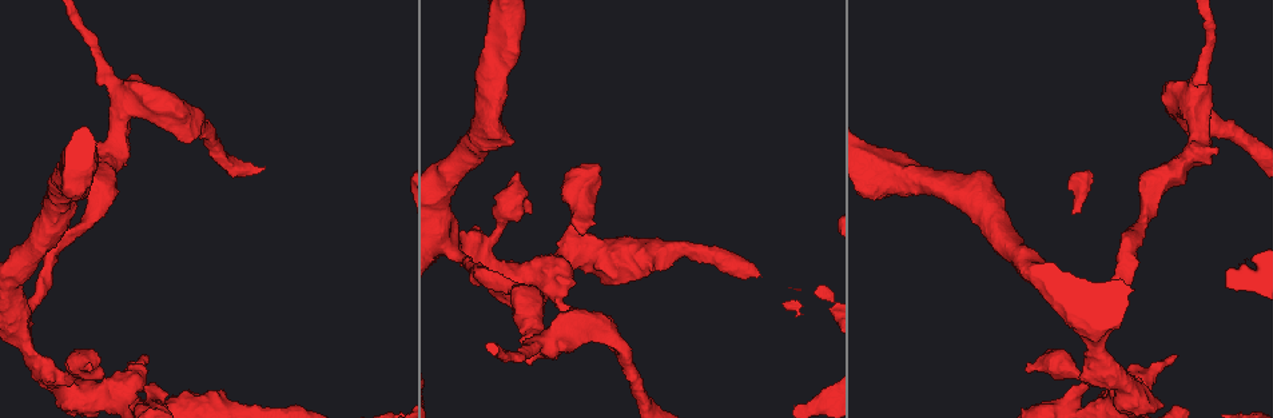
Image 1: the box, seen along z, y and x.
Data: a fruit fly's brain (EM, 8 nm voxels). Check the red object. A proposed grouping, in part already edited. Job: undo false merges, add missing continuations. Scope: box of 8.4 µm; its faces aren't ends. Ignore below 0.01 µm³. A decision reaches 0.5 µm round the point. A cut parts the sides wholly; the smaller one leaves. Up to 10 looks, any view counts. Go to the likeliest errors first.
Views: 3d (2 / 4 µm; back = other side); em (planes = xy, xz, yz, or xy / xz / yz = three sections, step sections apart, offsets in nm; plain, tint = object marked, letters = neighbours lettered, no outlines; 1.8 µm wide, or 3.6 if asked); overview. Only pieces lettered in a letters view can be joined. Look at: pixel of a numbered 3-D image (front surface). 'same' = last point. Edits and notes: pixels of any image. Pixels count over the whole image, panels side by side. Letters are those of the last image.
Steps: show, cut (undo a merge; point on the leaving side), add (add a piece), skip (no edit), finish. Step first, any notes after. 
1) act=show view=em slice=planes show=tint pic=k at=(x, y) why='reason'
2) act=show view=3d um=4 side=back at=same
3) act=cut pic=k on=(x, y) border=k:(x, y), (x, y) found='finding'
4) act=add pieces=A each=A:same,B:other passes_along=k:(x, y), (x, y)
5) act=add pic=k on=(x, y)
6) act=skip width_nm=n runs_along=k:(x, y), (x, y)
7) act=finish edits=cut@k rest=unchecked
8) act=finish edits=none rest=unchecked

act=show view=3d um=2 pic=1 at=(145, 357) why='free end'

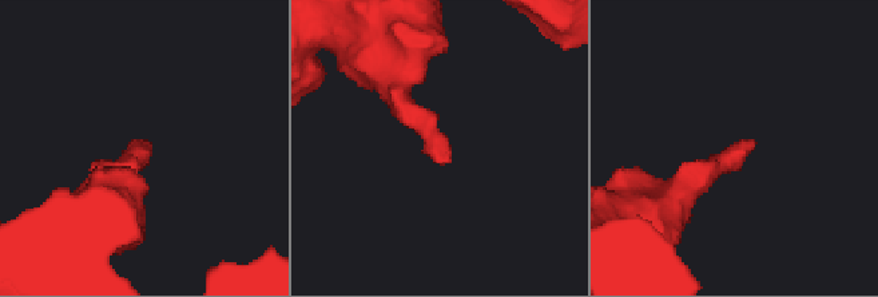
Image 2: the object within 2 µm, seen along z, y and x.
act=show view=em slice=xy step=8 show=tint pic=2 at=(442, 163) why='need the tissue'

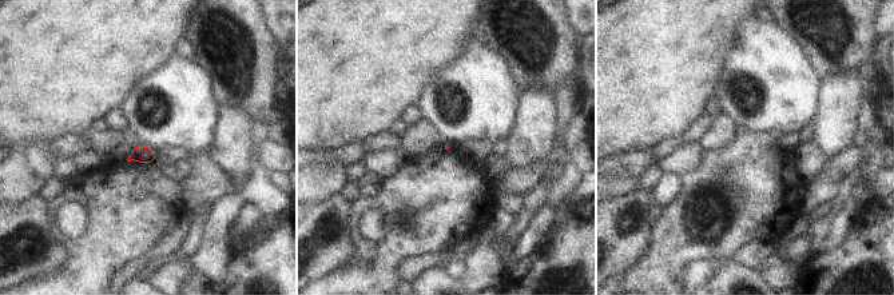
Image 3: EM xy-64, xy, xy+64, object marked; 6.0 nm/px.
act=show view=em slice=planes show=letters at=same

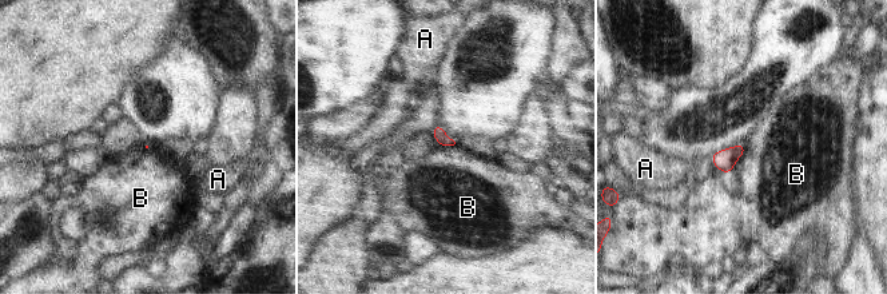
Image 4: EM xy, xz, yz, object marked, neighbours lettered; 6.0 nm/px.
act=skip each=A:other,B:other border=4:(746, 144), (746, 151), (728, 175) found='none of them fits'

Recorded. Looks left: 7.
act=show view=em slice=xy step=8 show=tint pic=1 at=(1084, 385) why='an open end'

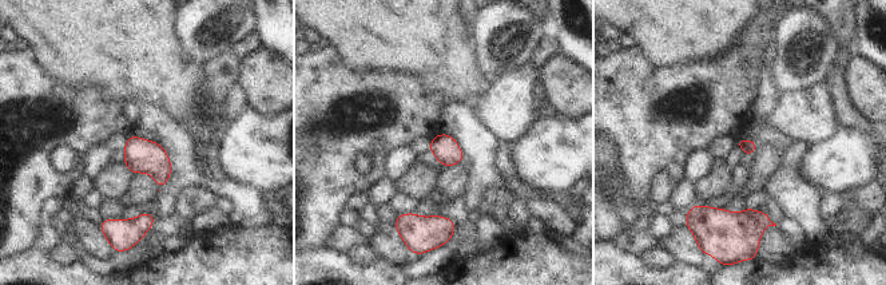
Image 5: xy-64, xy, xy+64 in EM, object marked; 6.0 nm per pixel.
act=show view=em slice=planes show=letters at=same

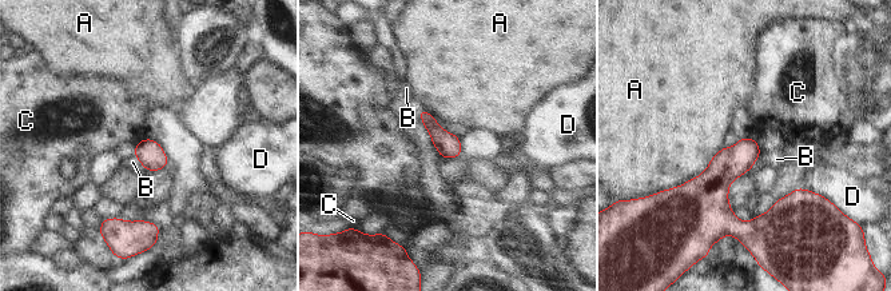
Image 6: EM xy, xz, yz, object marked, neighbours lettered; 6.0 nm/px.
act=skip each=A:other,B:other,C:other,D:other border=6:(148, 138), (136, 144) found='none of them fits'

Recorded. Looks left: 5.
act=show view=em slice=planes show=letters pic=1 at=(187, 141) why='thick end'

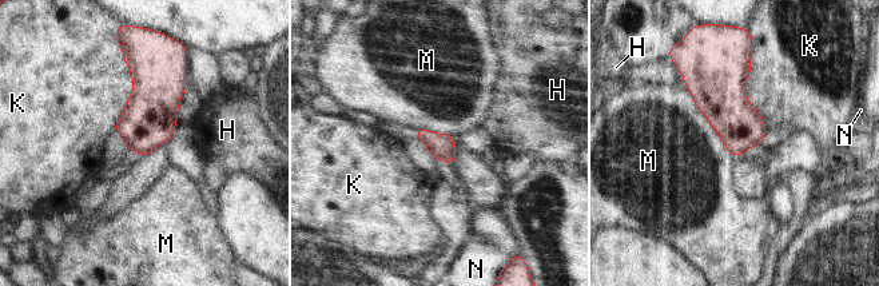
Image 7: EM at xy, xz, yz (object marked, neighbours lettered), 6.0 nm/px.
act=skip each=H:other,K:other,M:other,N:other border=7:(688, 92), (734, 157) found='none of them fits'

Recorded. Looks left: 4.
act=show view=3d um=4 pic=1 at=(1026, 369) why='free end'

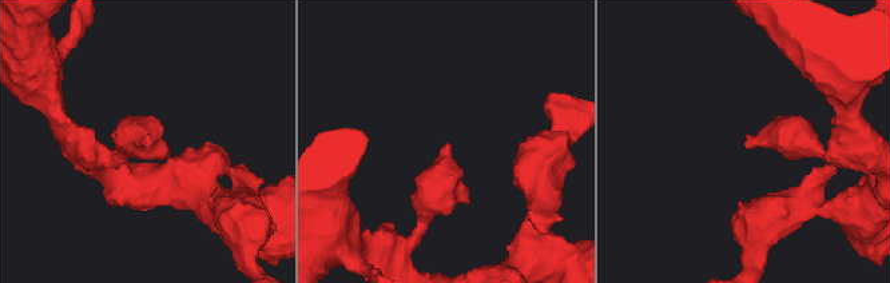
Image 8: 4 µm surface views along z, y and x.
act=show view=em slice=planes show=letters pic=8 at=(148, 141) why='now the EM'

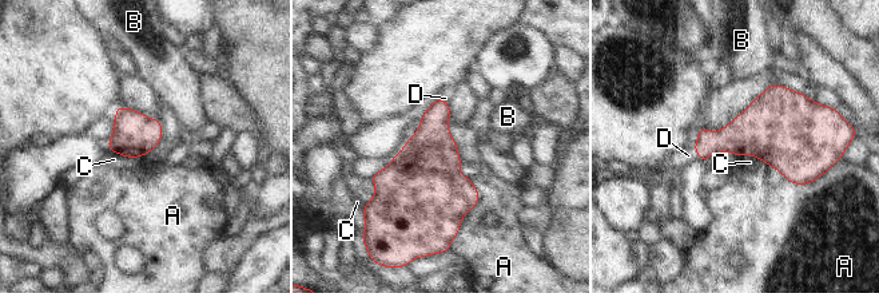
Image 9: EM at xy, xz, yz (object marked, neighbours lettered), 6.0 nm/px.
act=add pieces=D longest_contact=A:440nm each=A:other,B:other,C:other,D:same passes_along=9:(735, 137), (696, 151), (688, 155) found='the cell continues'

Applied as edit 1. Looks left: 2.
act=finish edits=add@9 rest=unchecked

